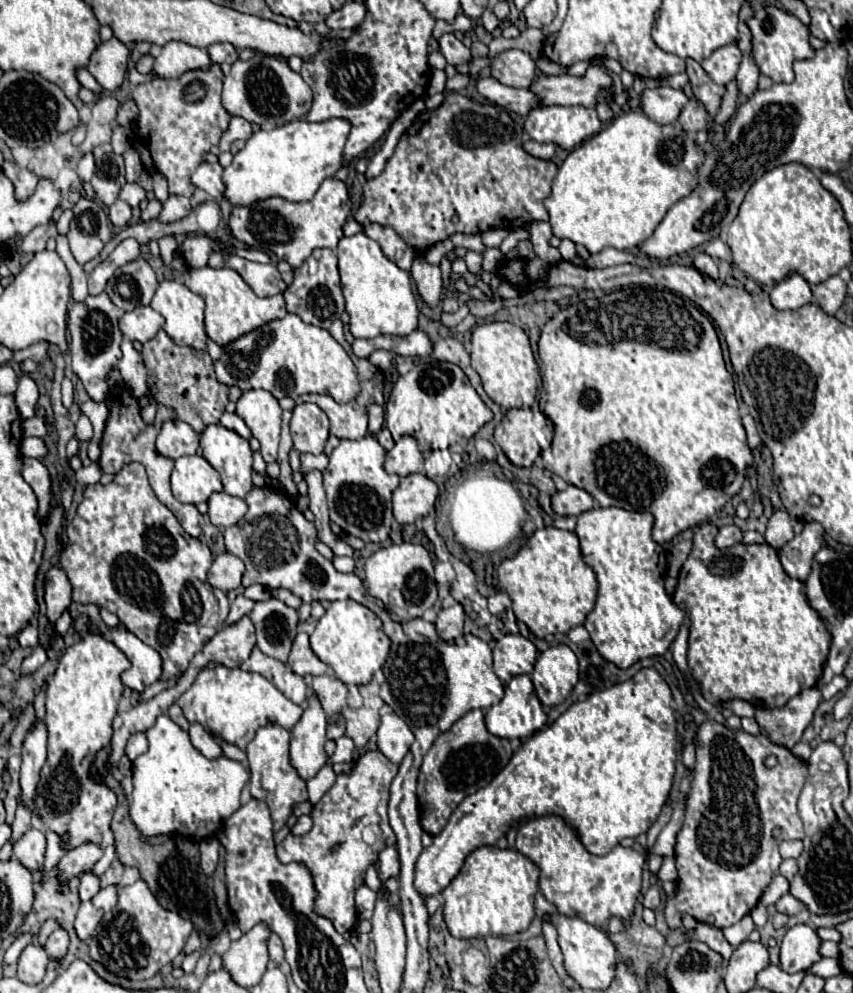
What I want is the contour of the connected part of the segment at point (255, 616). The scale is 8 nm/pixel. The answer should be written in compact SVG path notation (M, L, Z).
M271 597L255 603L249 617L257 629L257 647L269 657L287 661L291 643L297 635L297 611Z

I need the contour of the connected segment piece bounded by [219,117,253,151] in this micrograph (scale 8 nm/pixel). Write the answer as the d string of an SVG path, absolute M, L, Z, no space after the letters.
M233 117L231 123L229 123L229 129L225 131L225 135L221 137L221 143L219 143L219 149L221 151L229 151L231 143L235 139L249 139L253 135L253 129L251 129L251 123L241 119L241 117Z

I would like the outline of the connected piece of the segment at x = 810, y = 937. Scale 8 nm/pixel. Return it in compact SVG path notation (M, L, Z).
M795 925L787 929L781 941L781 969L789 973L809 969L813 963L821 961L819 947L821 939L813 927Z

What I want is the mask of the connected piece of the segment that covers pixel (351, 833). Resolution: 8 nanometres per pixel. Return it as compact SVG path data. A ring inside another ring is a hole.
M381 751L361 755L355 761L351 775L339 775L335 785L313 807L313 829L307 835L287 835L277 845L277 859L281 863L301 863L309 869L317 891L313 911L329 919L343 937L349 937L357 925L355 891L363 883L365 869L377 861L377 851L381 851L381 847L395 845L395 833L389 825L387 809L389 787L397 771L399 767ZM367 829L371 829L373 835L379 835L377 841L369 843L363 837Z

